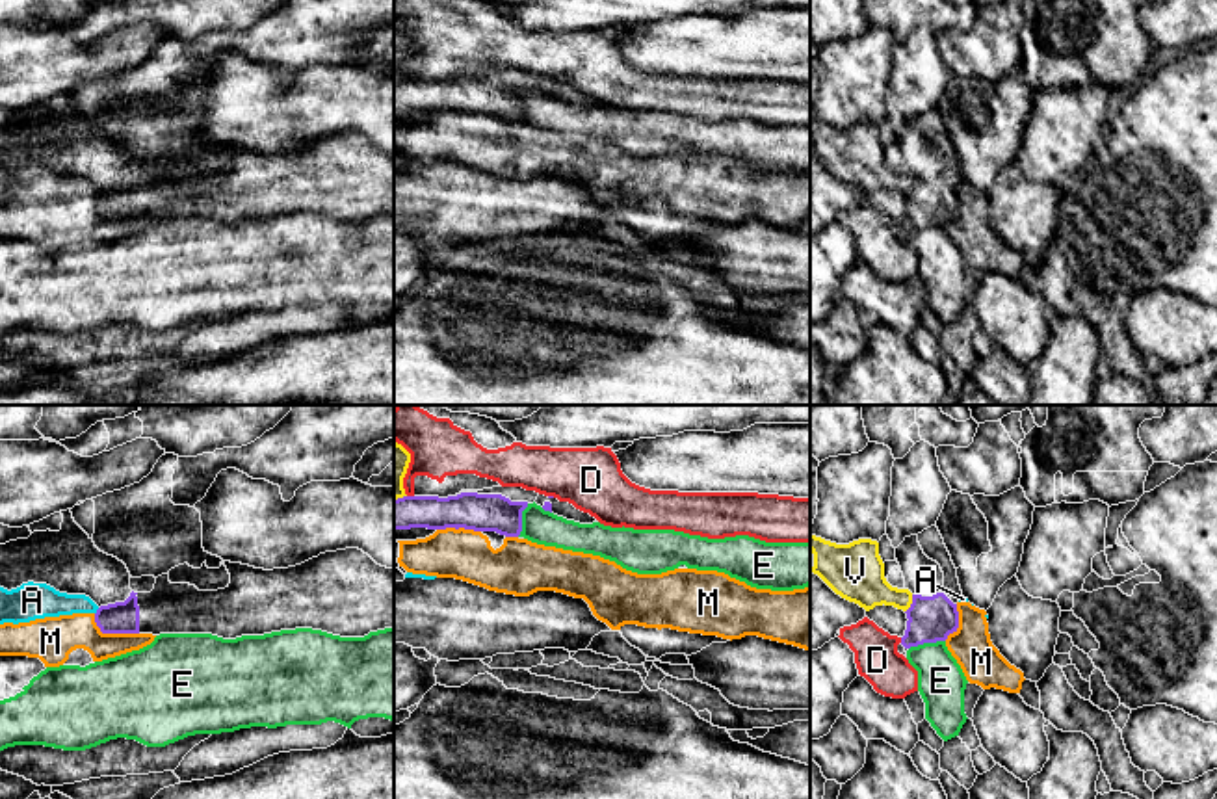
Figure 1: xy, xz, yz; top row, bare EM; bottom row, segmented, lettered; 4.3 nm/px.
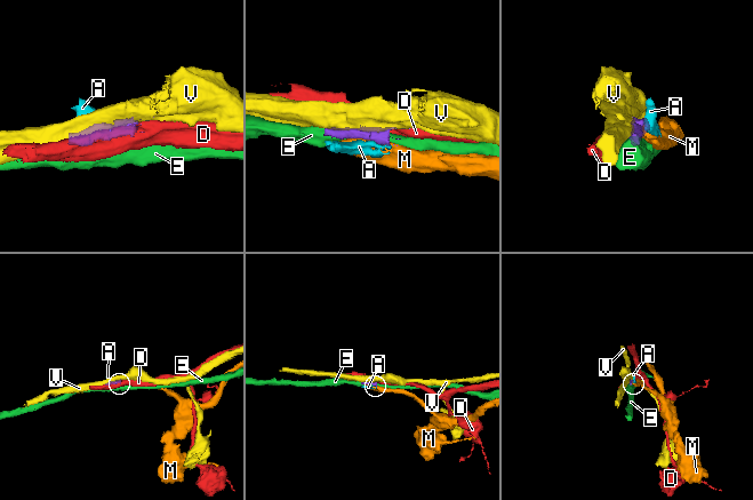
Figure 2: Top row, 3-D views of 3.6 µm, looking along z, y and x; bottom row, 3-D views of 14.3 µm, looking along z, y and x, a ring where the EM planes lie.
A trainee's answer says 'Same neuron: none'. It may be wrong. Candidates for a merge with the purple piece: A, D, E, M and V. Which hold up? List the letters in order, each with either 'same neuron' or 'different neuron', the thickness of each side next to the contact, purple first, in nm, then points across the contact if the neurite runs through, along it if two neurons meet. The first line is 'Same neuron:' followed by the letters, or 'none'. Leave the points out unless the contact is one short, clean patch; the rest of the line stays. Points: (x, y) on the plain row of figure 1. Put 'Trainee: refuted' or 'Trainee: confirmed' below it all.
Same neuron: none
A: different neuron; 140 nm thick on the purple side, 150 nm on the other; border along xy (99, 192), (95, 197)
D: different neuron; 200 nm thick on the purple side, 190 nm on the other
E: different neuron; 200 nm thick on the purple side, 200 nm on the other
M: different neuron; 140 nm thick on the purple side, 190 nm on the other
V: different neuron; 200 nm thick on the purple side, 200 nm on the other
Trainee: confirmed

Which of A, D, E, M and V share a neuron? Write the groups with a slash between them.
A M / D / E / V

